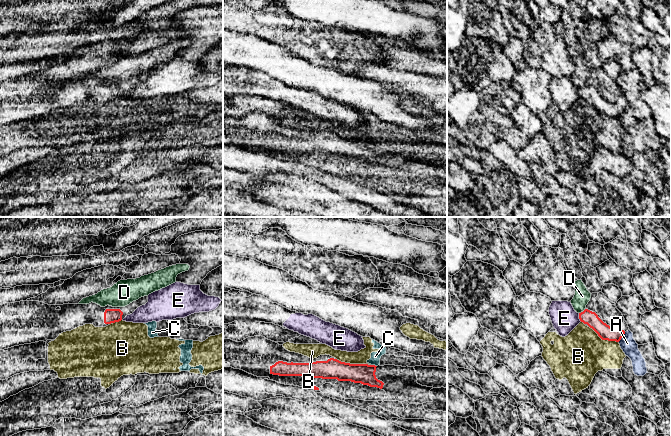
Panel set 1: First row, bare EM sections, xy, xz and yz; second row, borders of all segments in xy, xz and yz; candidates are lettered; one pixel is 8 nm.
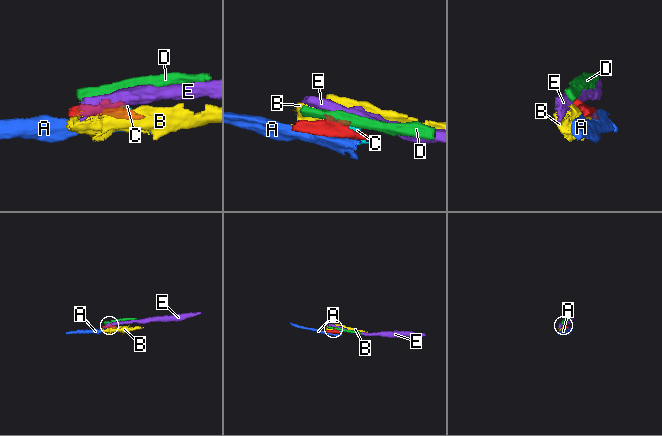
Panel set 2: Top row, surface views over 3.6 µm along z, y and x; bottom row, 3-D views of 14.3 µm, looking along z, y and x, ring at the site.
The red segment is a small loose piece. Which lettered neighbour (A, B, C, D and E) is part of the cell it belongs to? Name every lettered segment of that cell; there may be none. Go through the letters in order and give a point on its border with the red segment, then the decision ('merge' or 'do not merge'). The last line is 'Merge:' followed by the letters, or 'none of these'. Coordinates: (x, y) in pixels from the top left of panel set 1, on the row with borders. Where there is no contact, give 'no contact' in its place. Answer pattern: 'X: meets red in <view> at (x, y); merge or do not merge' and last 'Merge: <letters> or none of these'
A: meets red in yz at (622, 336); do not merge
B: meets red in xz at (353, 364); do not merge
C: meets red in xz at (374, 365); do not merge
D: meets red in yz at (583, 311); do not merge
E: meets red in yz at (579, 317); do not merge
Merge: none of these

